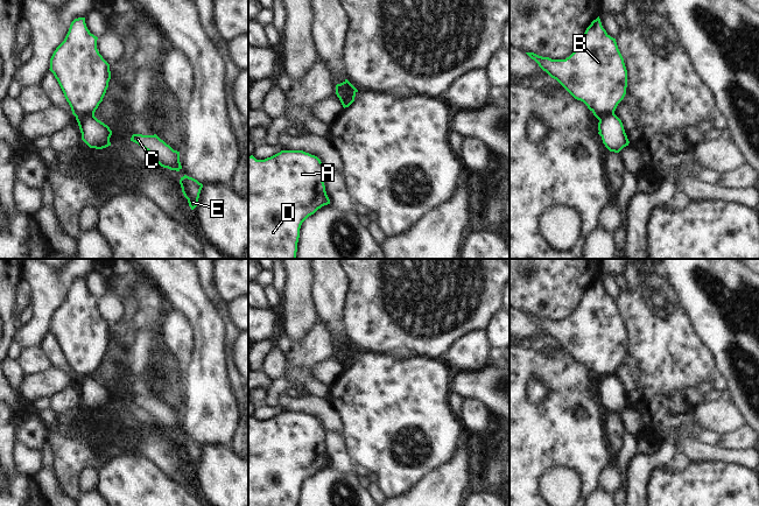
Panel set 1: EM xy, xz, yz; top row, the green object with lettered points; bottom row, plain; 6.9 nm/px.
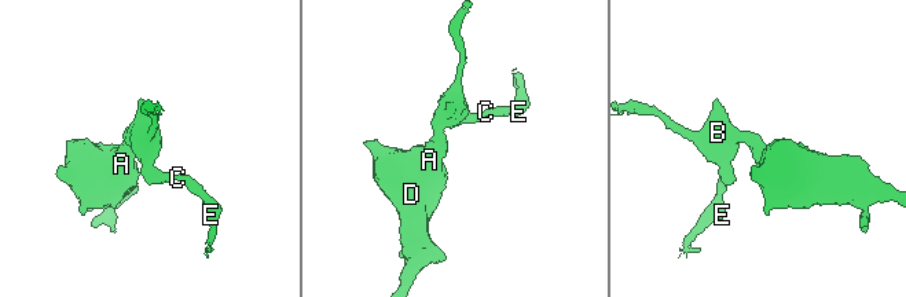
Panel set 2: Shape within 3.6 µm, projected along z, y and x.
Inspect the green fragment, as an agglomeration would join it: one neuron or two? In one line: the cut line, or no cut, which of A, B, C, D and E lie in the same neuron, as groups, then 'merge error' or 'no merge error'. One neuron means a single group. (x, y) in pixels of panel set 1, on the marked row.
xy (93, 114), (76, 118) | A B D / C E | merge error

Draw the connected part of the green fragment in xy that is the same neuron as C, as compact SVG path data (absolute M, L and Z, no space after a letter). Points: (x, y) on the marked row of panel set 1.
M133 134L131 141L138 143L148 150L153 159L163 168L180 171L182 169L180 162L180 152L174 150L169 145L161 140L156 134L142 135Z

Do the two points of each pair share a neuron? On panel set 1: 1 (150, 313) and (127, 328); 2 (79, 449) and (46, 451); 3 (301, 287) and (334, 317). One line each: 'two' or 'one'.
1: two
2: two
3: two

